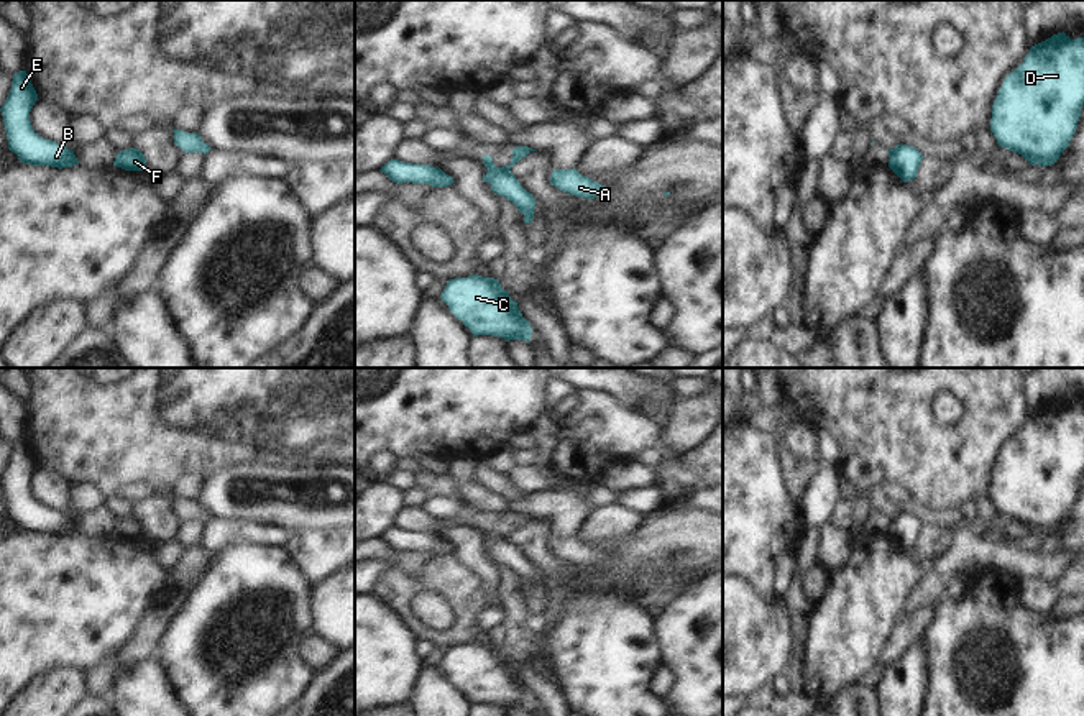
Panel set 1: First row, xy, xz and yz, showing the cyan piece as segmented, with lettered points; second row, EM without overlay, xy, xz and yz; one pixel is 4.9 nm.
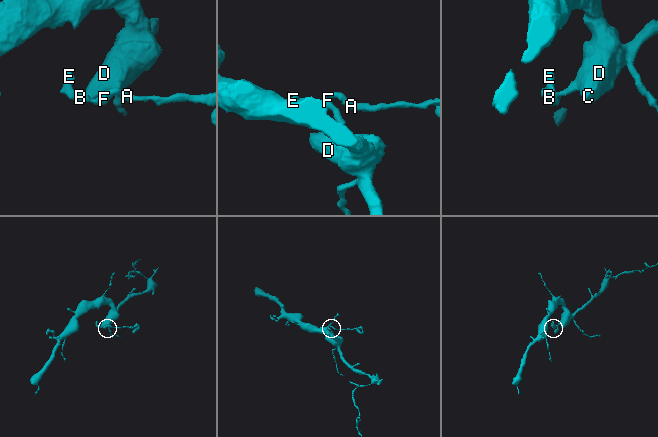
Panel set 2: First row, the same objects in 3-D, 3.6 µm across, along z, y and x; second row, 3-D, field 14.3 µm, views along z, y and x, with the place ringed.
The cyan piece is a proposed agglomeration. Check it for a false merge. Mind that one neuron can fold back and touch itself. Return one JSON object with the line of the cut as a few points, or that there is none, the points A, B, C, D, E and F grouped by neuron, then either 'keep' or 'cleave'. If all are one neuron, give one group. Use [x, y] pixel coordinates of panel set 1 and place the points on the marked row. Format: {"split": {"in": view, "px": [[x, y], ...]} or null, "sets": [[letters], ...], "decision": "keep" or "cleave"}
{"split": {"in": "xz", "px": [[500, 168], [508, 169]]}, "sets": [["A"], ["B", "C", "D", "E", "F"]], "decision": "cleave"}

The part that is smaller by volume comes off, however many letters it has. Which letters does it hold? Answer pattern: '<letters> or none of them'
A

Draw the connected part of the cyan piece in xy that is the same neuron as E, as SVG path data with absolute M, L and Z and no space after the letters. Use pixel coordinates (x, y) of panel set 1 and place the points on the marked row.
M26 71L13 74L10 94L0 108L8 140L8 149L20 163L33 166L72 168L79 164L72 149L41 138L31 126L30 112L38 94Z

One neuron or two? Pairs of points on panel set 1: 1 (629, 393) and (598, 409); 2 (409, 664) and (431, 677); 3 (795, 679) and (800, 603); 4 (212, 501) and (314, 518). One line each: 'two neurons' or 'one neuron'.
1: two neurons
2: two neurons
3: one neuron
4: one neuron

